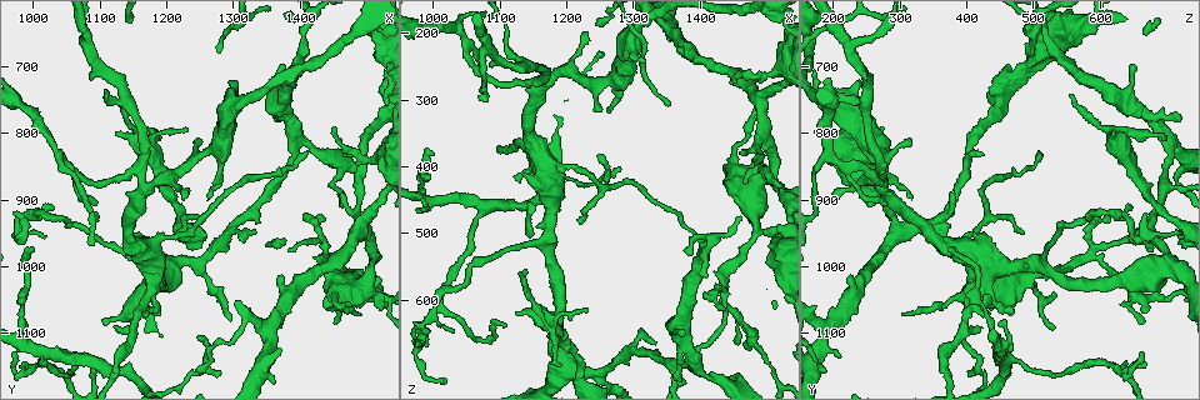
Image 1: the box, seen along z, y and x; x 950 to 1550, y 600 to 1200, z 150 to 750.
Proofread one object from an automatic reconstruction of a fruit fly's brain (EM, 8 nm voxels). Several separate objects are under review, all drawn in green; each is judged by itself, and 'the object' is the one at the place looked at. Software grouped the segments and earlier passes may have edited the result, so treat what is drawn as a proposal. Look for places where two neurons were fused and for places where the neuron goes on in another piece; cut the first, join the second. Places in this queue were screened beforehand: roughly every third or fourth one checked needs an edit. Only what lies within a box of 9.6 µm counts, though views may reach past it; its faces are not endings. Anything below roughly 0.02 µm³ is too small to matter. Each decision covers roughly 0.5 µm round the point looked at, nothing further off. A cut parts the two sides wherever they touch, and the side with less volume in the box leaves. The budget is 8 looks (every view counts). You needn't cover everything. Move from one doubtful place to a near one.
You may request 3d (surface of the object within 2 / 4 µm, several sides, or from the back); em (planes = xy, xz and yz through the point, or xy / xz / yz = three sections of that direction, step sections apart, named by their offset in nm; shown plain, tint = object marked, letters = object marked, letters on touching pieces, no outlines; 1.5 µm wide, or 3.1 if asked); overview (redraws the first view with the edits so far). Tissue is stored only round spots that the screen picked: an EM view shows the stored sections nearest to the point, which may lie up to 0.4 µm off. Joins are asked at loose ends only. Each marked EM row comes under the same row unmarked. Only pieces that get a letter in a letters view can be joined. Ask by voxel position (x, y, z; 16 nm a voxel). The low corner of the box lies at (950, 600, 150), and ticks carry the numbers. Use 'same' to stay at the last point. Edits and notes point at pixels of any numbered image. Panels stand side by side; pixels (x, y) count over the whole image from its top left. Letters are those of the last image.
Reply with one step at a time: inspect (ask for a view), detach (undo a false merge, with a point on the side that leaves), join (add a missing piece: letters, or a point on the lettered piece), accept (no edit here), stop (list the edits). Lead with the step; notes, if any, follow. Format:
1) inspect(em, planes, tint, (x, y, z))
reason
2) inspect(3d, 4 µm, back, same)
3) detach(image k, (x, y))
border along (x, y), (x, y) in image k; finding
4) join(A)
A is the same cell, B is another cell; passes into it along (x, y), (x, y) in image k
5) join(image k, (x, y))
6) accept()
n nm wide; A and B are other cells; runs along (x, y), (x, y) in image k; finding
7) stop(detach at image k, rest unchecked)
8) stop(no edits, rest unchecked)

inspect(em, xz, step 4, tint, (1120, 800, 620))
branch stops here

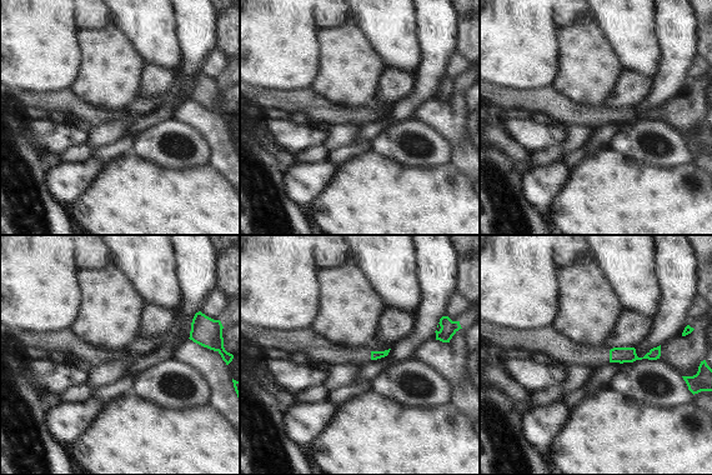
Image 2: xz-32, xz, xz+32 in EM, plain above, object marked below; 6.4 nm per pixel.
inspect(em, planes, tint, same)

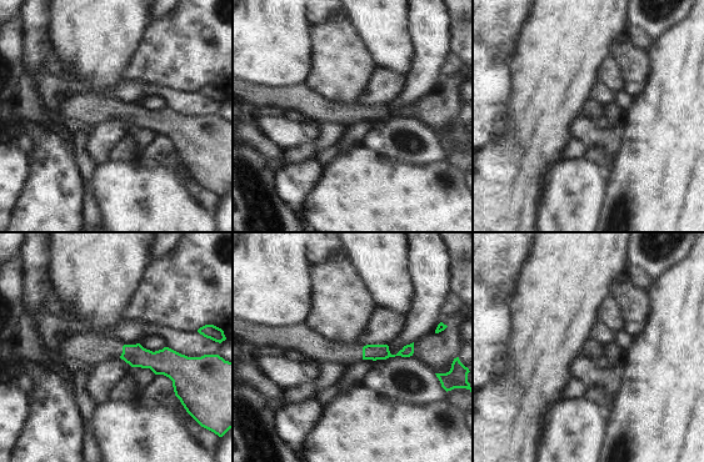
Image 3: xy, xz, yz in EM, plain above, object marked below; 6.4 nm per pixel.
inspect(em, planes, letters, same)

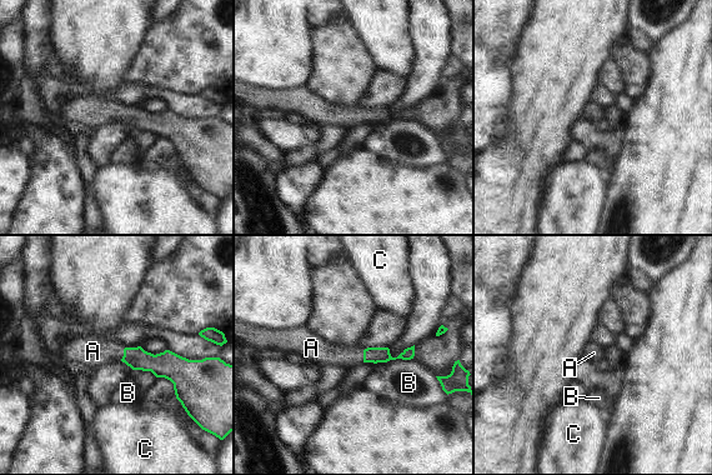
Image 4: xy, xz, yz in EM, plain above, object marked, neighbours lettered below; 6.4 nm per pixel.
join(A)
A is the same cell, B and C are other cells; passes into it along (161, 364), (124, 354), (93, 351) in image 4; the neuron continues

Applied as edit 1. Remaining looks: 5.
inspect(em, planes, letters, (1215, 900, 680))
thick turns thin

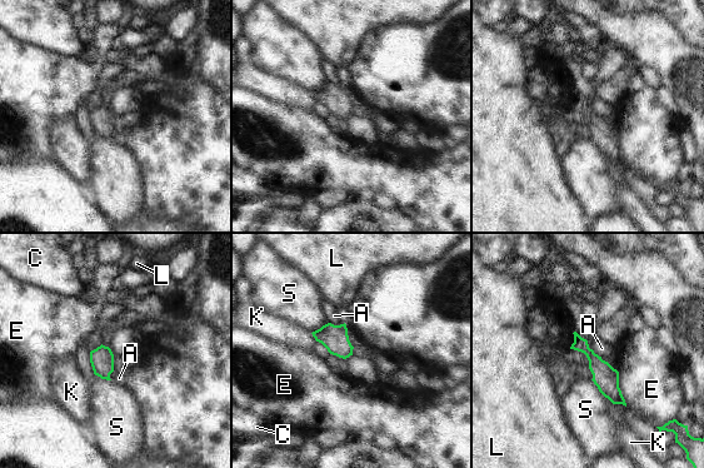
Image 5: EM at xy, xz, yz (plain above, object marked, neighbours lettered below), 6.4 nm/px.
accept()
A, C, E, K, L and S are other cells; runs along (577, 338), (620, 401) in image 5; all the same neuron

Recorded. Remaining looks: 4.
inspect(3d, 4 µm, (1395, 815, 705))
thin neck

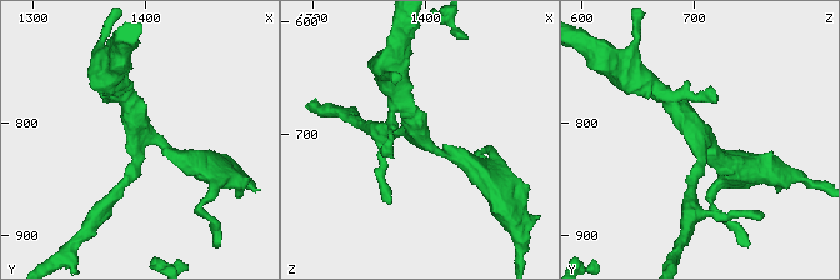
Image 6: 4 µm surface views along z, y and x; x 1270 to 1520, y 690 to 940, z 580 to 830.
inspect(em, planes, letters, (1390, 814, 702))
3 arms; arms of 160, 240, 280 nm; need the tissue

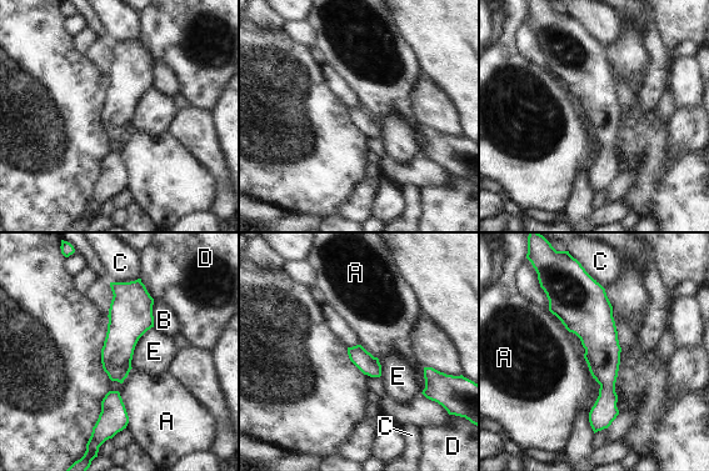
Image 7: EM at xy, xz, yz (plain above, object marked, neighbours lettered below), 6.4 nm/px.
accept()
A, B, C, D and E are other cells; border along (153, 326), (139, 339), (131, 367) in image 7; one neuron here

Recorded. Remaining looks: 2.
inspect(em, planes, tint, (1460, 890, 375))
an open end

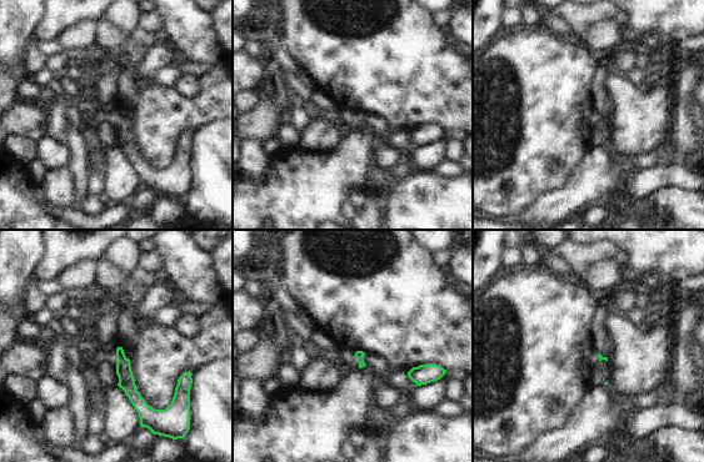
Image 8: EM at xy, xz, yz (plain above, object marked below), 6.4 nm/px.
inspect(em, planes, letters, same)
see the neighbours

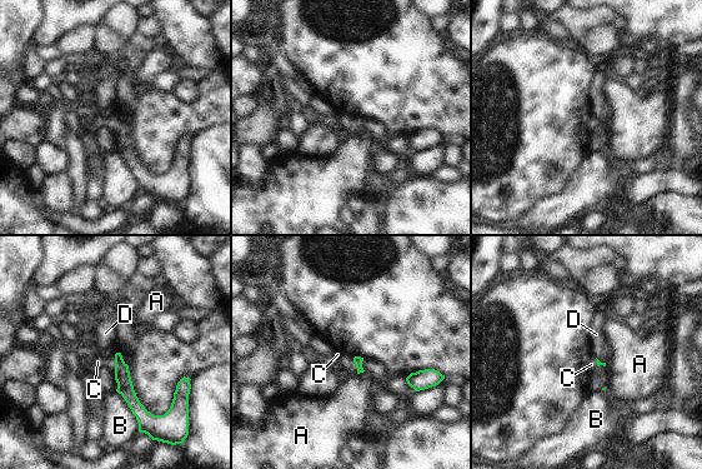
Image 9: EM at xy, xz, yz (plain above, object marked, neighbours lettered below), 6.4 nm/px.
join(C)
C is the same cell, A, B and D are other cells; passes into it along (125, 388), (115, 364), (98, 362) in image 9; the neuron continues

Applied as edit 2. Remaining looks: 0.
stop(join at image 4, join at image 9, rest unchecked)

